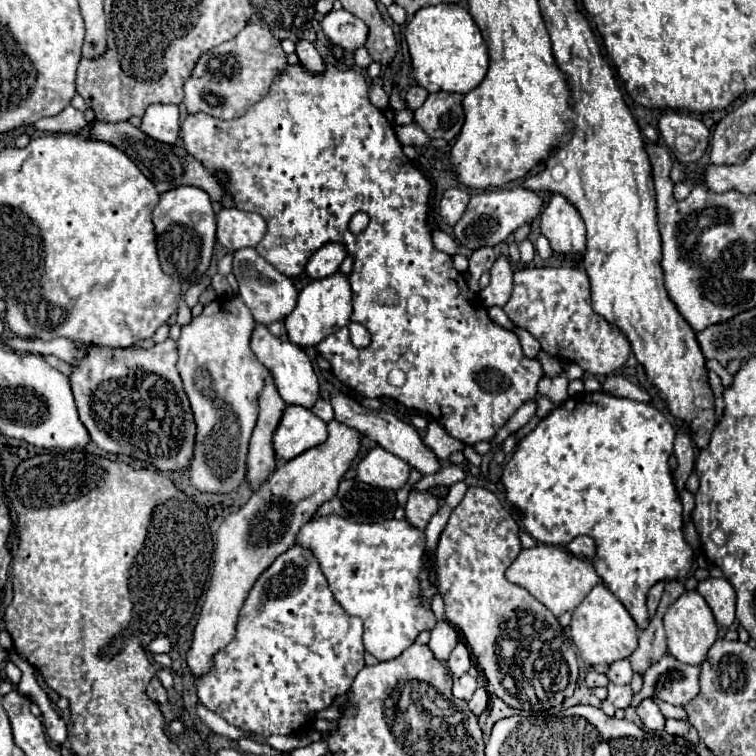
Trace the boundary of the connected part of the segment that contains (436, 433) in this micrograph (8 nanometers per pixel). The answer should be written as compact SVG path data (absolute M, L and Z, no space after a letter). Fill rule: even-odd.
M431 421L425 435L425 445L437 455L437 459L447 459L453 451L463 451L463 443L459 439L453 439L437 421Z

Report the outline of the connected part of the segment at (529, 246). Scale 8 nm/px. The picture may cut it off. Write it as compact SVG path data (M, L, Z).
M523 239L521 243L519 243L519 251L521 251L521 263L529 263L529 261L533 261L533 257L535 257L535 249L533 249L533 243L529 241L529 239Z

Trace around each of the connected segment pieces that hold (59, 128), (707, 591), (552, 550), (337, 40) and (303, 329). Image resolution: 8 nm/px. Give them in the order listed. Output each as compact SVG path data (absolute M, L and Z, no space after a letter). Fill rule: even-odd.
M65 107L61 113L57 113L53 117L39 119L37 123L33 123L35 129L47 131L47 133L77 133L85 125L87 125L87 121L85 121L83 113L73 107Z
M719 577L719 579L707 579L699 583L697 591L703 595L707 605L711 607L715 621L721 627L731 627L735 623L735 589L733 585Z
M537 543L531 549L521 549L517 559L509 565L505 577L511 583L527 589L555 617L559 617L565 611L573 611L587 597L591 587L601 583L601 579L595 573L595 567L587 559L567 553L567 549L563 549L563 547L543 545L543 543Z
M345 9L331 11L329 15L325 15L321 27L333 45L339 45L347 51L357 51L367 41L367 25Z
M335 273L331 277L319 279L319 281L311 281L297 299L295 309L285 317L285 331L287 331L287 339L301 347L315 347L319 345L327 335L335 333L337 329L345 327L349 323L351 317L351 287L349 287L349 279L341 273Z

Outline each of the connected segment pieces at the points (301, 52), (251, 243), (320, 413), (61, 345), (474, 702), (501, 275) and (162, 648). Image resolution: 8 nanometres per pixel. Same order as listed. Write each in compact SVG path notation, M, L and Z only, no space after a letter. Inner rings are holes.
M299 39L295 43L295 49L297 49L297 57L299 57L299 61L301 61L301 65L305 69L311 69L313 73L323 69L323 59L321 59L321 55L317 53L317 49L315 49L315 45L311 41Z
M235 207L221 209L217 213L217 241L227 251L255 247L267 231L267 223L261 215L241 211Z
M319 399L315 405L313 405L313 409L311 409L317 417L321 417L323 421L331 421L333 419L333 409L331 409L331 403L327 401L327 399Z
M11 337L5 339L5 343L17 351L17 353L41 353L41 355L55 355L59 359L63 359L65 363L79 363L83 357L87 357L87 349L81 345L77 347L77 343L57 337L53 341L41 341L41 339L21 339L21 337ZM77 357L77 359L75 359Z
M479 687L479 689L473 693L471 701L469 701L469 709L471 709L475 715L479 715L487 705L489 705L489 691L487 691L485 687Z
M501 255L491 267L491 283L479 295L487 307L493 305L503 307L511 297L511 289L513 289L513 269L509 259Z
M157 637L147 645L147 651L151 653L169 653L171 651L171 643L167 637Z

